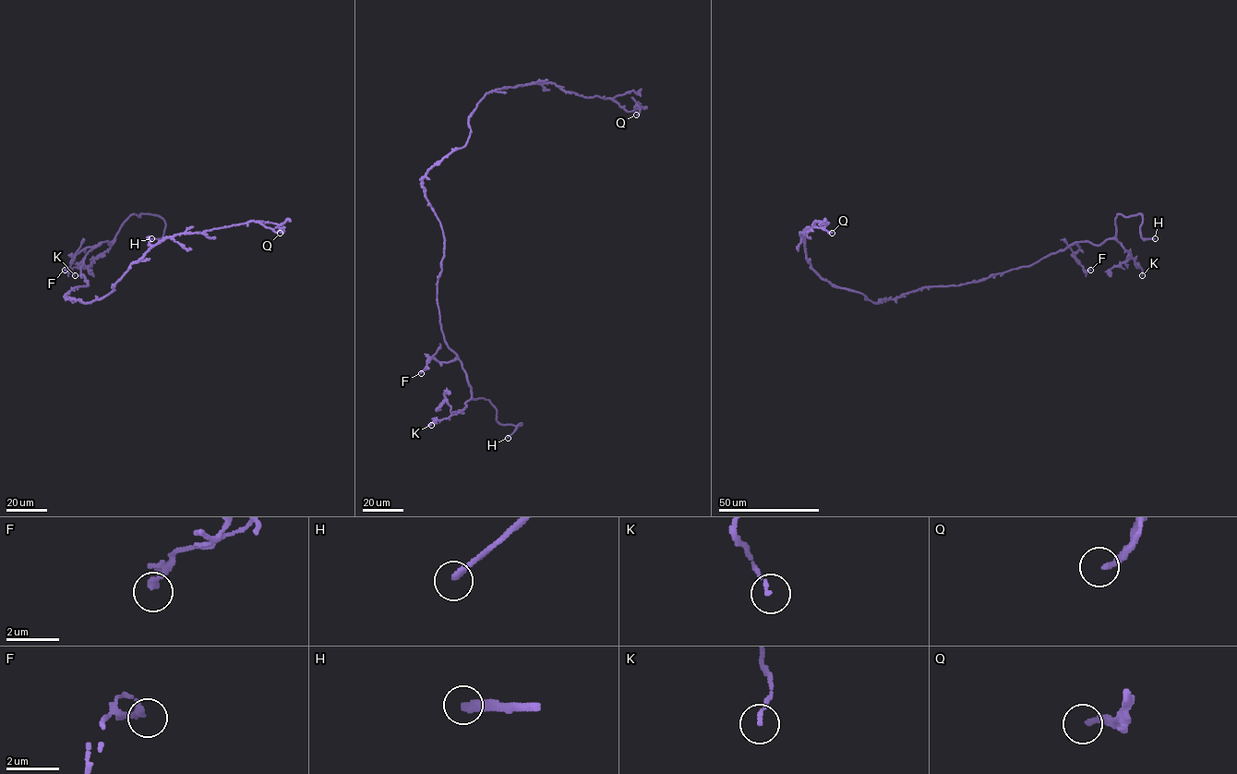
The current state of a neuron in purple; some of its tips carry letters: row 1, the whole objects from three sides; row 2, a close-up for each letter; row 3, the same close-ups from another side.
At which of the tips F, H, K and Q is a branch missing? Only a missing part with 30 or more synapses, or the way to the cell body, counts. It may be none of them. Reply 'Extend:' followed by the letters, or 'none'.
Extend: H

